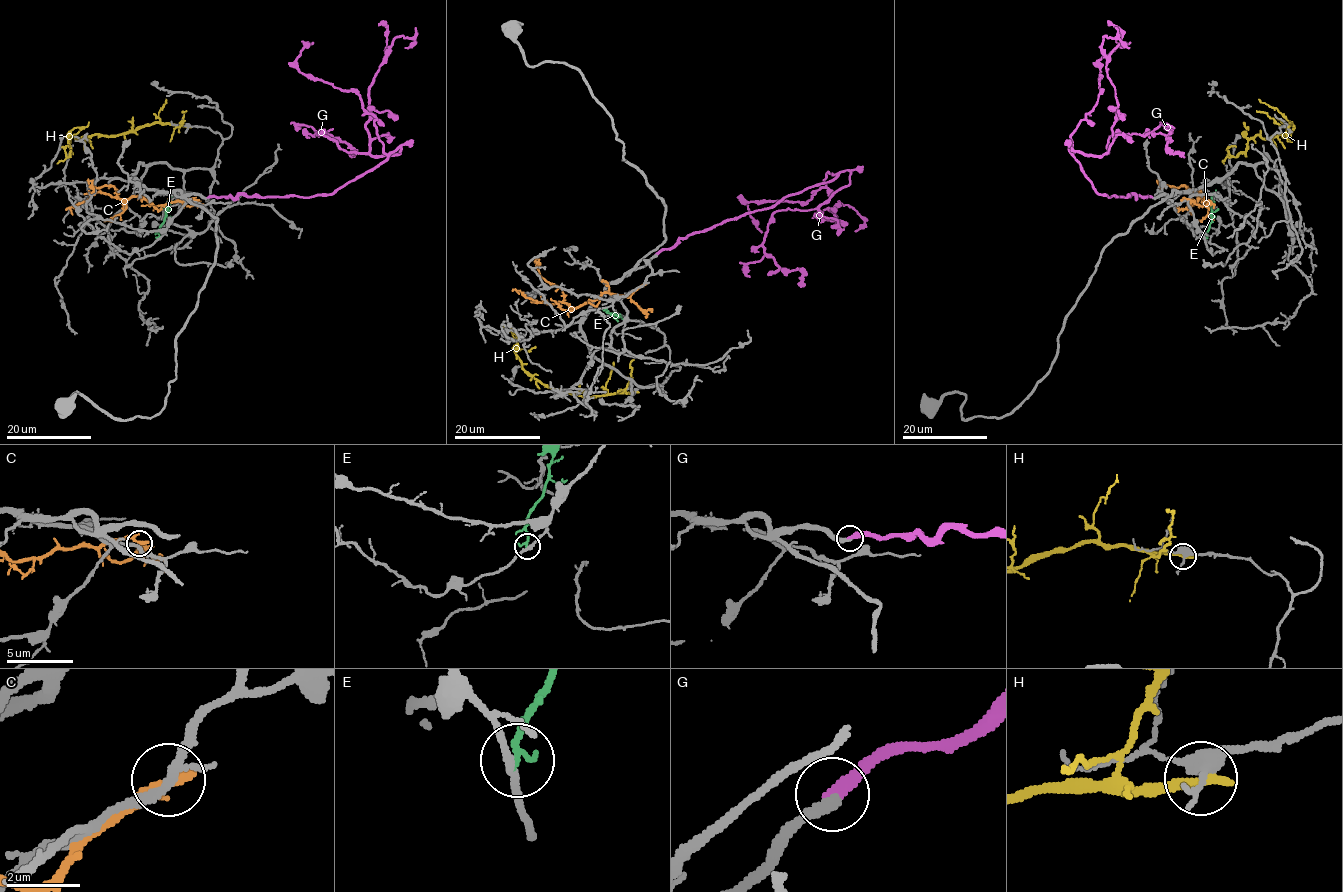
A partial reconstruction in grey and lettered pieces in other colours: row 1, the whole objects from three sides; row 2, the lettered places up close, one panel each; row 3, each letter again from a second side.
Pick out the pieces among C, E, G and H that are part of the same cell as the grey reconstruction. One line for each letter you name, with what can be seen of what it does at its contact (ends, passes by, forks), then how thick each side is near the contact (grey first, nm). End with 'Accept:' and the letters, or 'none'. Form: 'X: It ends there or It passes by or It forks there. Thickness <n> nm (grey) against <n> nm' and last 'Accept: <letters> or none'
G: It ends there. Thickness 300 nm (grey) against 340 nm
Accept: G

